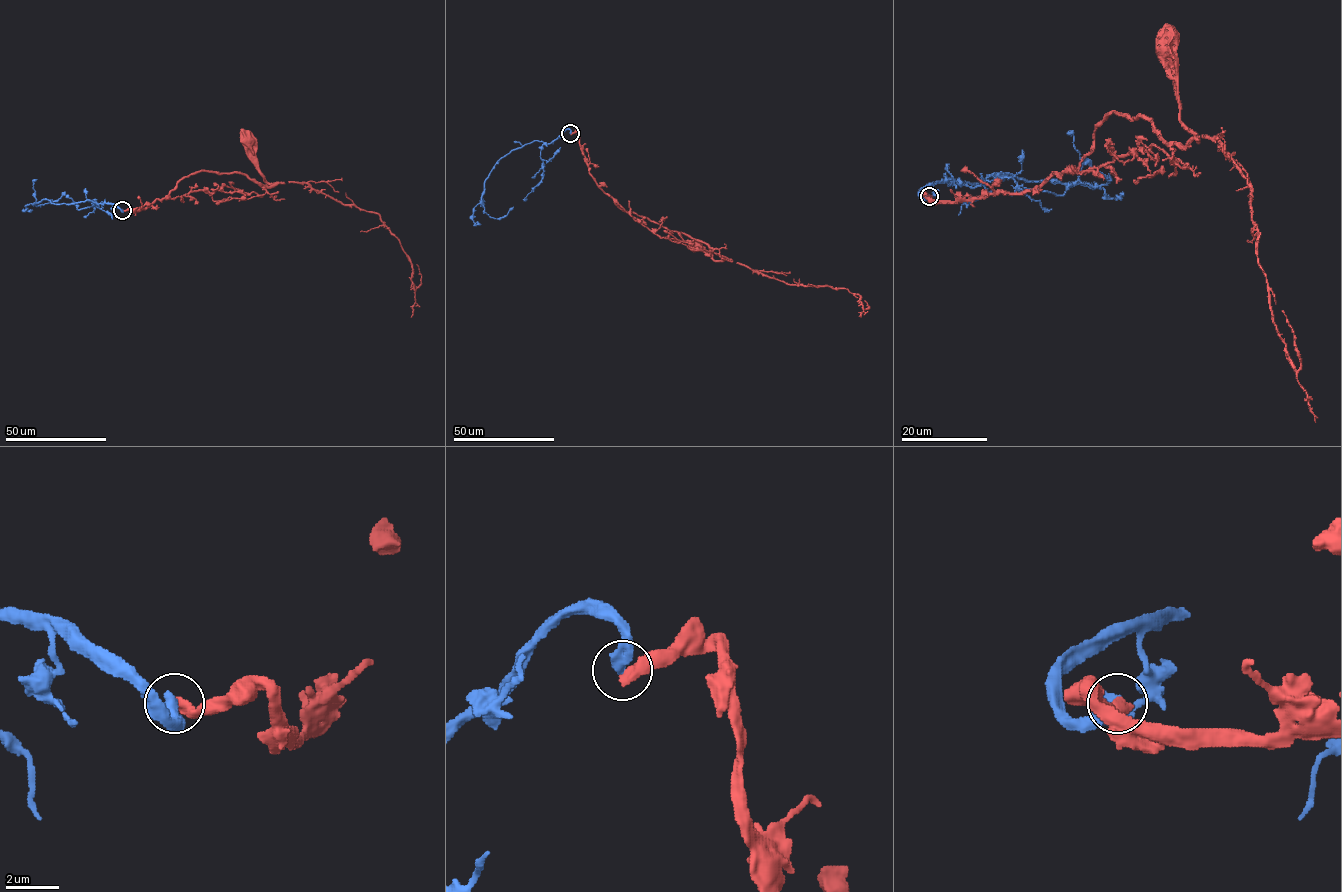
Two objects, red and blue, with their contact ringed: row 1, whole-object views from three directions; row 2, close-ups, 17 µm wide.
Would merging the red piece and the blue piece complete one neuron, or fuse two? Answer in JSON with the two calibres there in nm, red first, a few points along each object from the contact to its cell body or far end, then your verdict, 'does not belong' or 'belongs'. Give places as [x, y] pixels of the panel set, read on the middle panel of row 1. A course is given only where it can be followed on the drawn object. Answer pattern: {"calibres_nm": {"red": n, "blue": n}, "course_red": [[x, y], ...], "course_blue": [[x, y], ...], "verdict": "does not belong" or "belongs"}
{"calibres_nm": {"red": 480, "blue": 550}, "course_red": [[570, 134], [579, 133], [589, 173], [622, 210], [701, 240], [724, 258], [715, 261], [710, 252], [694, 247]], "course_blue": [[570, 134], [566, 129], [548, 144], [533, 141], [497, 161], [484, 182], [484, 211], [500, 219], [513, 207]], "verdict": "does not belong"}

